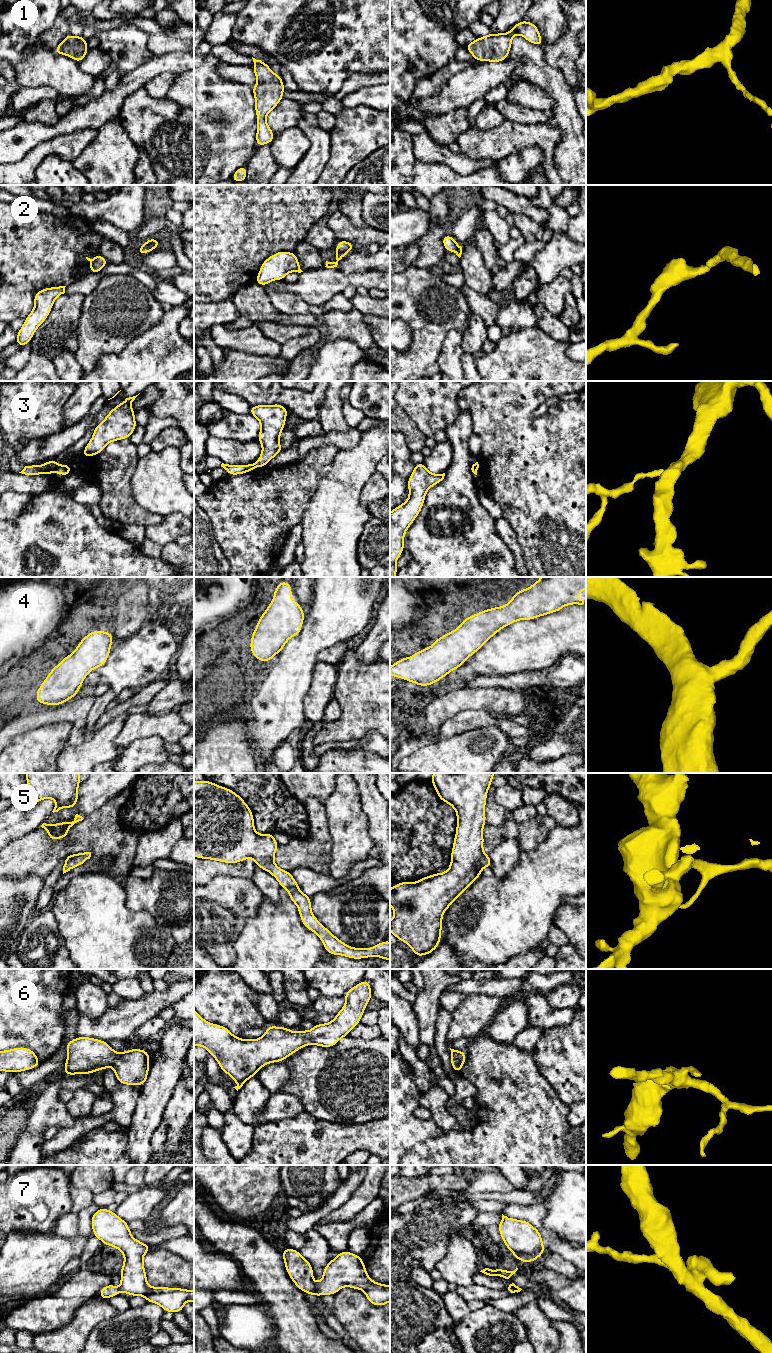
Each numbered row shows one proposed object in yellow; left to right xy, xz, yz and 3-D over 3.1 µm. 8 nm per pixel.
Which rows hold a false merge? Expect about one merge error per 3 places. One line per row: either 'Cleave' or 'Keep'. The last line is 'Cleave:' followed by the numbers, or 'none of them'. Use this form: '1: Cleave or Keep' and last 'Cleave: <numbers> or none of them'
1: Keep
2: Keep
3: Cleave
4: Keep
5: Keep
6: Keep
7: Cleave
Cleave: 3, 7

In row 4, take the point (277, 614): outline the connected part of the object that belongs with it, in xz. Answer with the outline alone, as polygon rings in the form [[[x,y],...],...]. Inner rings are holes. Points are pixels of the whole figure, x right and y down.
[[[280,582],[272,602],[259,618],[251,635],[250,651],[261,662],[270,661],[280,653],[287,641],[301,632],[305,613],[299,602],[292,602],[292,586]]]

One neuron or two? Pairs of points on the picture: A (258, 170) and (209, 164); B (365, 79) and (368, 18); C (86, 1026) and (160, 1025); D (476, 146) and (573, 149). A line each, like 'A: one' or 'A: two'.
A: two
B: two
C: two
D: two

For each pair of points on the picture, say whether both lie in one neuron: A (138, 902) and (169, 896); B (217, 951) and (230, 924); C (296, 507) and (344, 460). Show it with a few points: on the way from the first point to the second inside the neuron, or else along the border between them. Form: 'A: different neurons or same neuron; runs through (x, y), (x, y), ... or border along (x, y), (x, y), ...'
A: same neuron; runs through (146, 896), (161, 896)
B: same neuron; runs through (218, 944), (218, 936), (223, 931)
C: different neurons; border along (331, 466), (320, 480), (315, 494), (306, 506)

